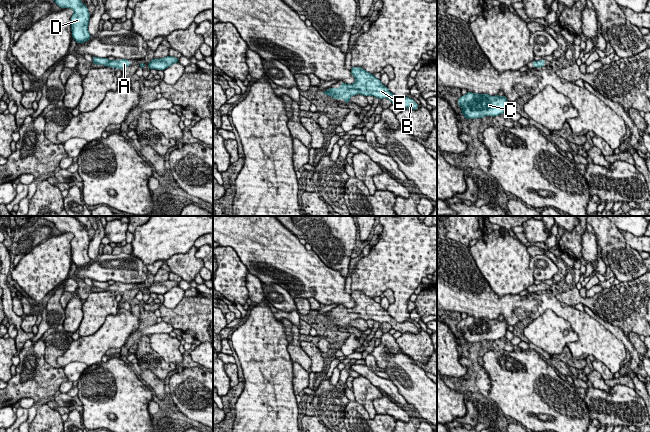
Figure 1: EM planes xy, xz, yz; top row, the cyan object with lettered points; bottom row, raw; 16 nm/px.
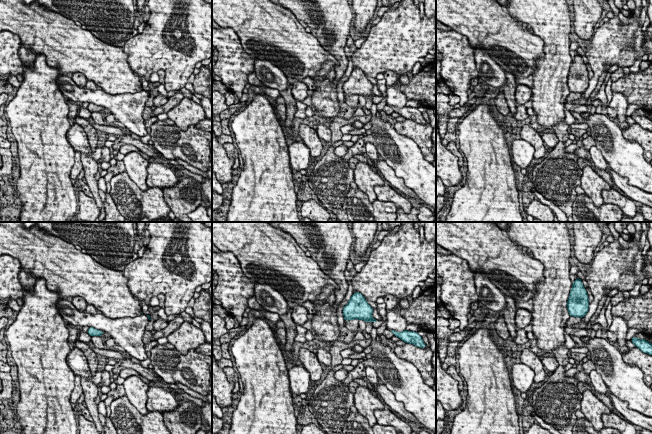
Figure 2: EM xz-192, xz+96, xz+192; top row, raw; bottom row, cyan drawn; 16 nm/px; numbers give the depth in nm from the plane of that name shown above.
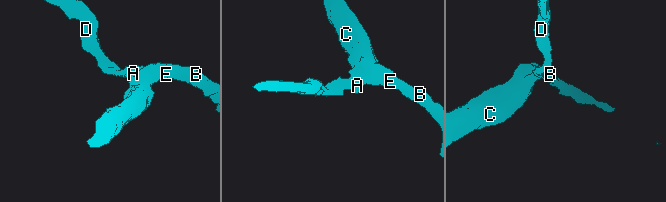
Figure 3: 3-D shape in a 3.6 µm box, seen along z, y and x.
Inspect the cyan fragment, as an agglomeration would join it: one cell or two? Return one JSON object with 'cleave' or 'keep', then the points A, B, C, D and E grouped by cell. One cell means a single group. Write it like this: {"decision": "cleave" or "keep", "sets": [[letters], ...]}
{"decision": "keep", "sets": [["A", "B", "C", "D", "E"]]}

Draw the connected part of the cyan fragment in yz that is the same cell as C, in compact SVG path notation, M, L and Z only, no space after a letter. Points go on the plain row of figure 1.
M467 316L461 320L458 329L462 332L461 338L465 343L476 343L484 340L497 340L505 337L508 325L506 320L490 320L488 318L475 318Z

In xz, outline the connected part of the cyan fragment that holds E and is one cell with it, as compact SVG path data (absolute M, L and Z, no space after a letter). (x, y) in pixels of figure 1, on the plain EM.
M352 291L351 298L356 303L353 308L340 306L340 312L329 312L328 315L325 314L322 318L334 321L338 324L342 322L345 325L344 327L350 326L350 322L357 318L366 321L372 319L379 323L387 322L394 330L401 333L418 333L418 328L413 323L409 321L397 322L388 314L387 310L381 307L380 303L377 303L373 298L365 295L361 291Z

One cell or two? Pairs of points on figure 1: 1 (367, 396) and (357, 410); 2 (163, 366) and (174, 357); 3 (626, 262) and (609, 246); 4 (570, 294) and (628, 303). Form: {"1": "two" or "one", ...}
{"1": "two", "2": "two", "3": "one", "4": "one"}

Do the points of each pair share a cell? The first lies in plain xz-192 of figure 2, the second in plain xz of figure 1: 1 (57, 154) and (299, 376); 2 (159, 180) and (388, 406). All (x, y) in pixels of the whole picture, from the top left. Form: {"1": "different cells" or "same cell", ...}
{"1": "different cells", "2": "same cell"}

